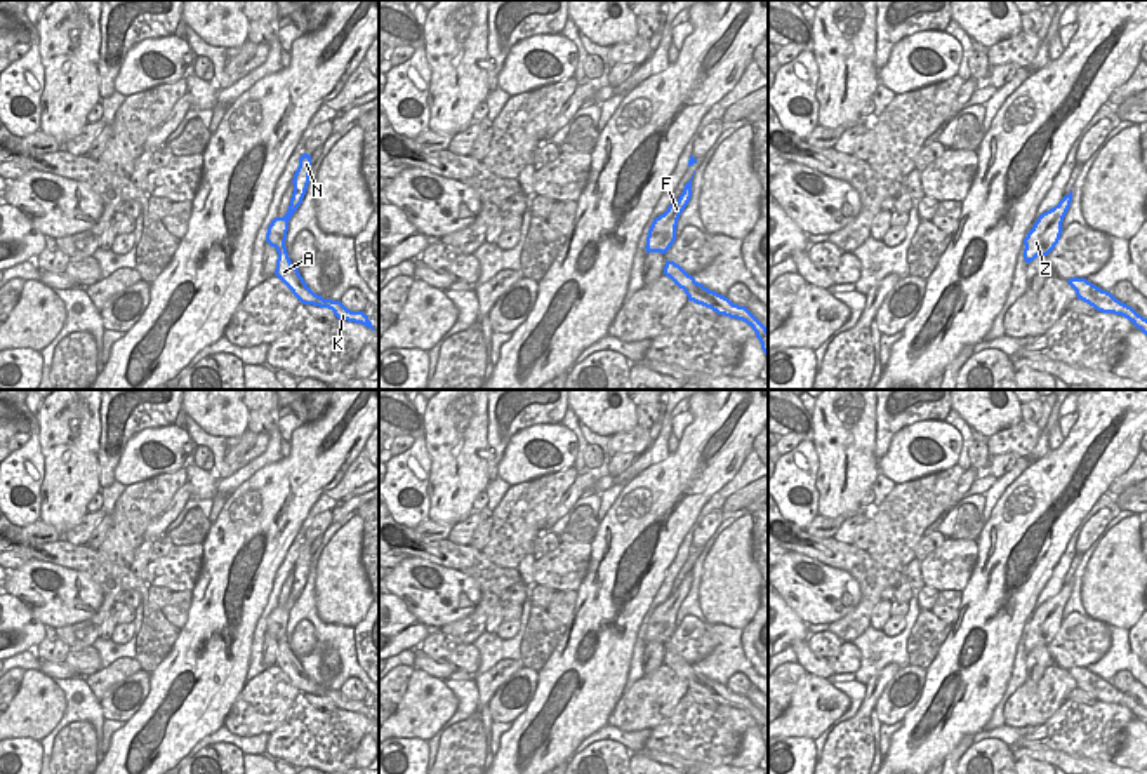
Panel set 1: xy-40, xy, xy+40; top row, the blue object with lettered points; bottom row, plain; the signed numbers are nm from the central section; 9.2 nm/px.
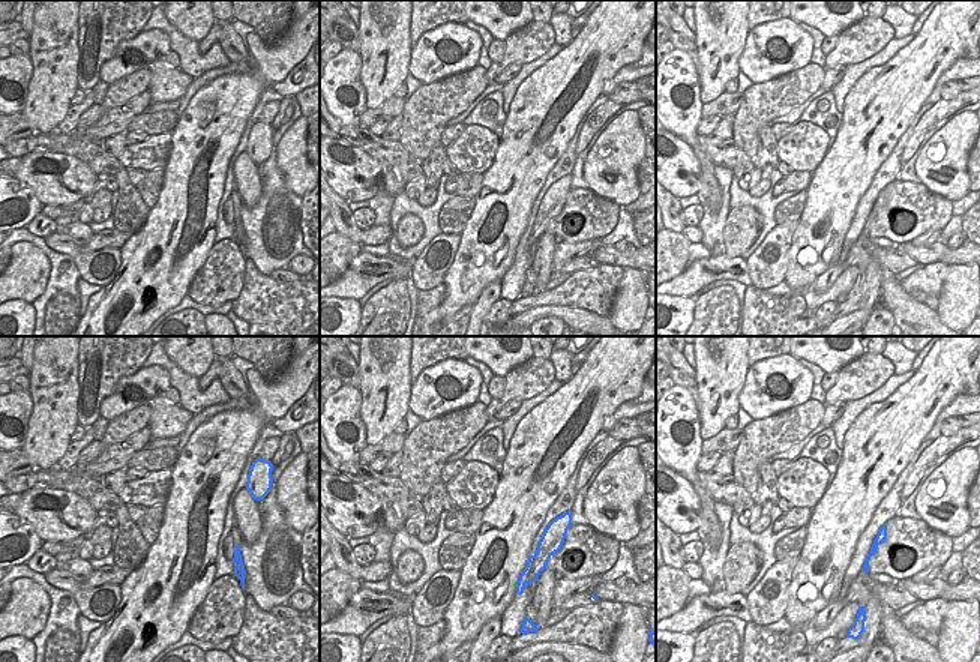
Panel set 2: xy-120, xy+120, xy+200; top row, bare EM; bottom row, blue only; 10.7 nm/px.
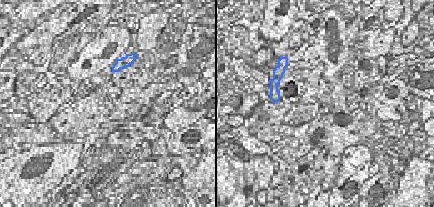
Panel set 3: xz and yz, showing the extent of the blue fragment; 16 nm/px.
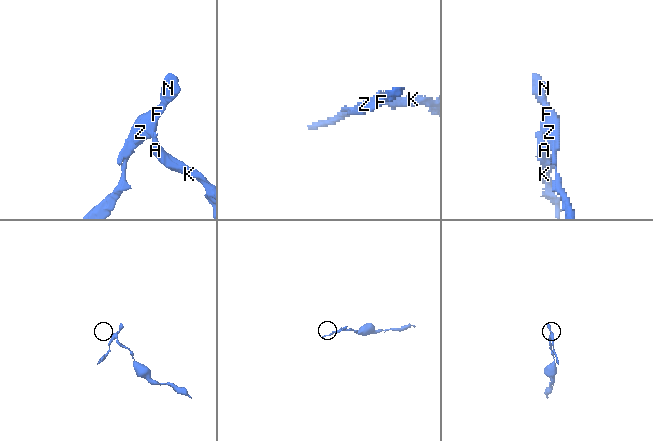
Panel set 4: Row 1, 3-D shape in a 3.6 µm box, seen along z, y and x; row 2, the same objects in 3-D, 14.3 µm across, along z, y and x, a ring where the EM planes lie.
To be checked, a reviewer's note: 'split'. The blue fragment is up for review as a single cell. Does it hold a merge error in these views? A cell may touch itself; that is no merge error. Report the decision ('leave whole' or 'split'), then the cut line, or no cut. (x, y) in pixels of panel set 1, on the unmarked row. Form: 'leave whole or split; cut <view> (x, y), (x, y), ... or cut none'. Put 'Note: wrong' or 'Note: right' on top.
Note: right
split; cut xy-40 (282, 620), (273, 635)

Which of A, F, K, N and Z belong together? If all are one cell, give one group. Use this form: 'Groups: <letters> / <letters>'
Groups: A K / F N Z

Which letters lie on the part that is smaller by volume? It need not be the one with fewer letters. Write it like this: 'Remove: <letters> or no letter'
Remove: F, N, Z

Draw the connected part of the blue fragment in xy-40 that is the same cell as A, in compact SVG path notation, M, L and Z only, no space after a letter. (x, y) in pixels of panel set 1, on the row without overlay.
M280 621L280 628L275 631L275 638L278 642L275 664L292 680L292 684L302 694L328 697L339 710L361 713L375 720L363 701L351 701L341 691L323 689L308 677L299 659L292 654L288 647L287 637L283 635L283 621Z

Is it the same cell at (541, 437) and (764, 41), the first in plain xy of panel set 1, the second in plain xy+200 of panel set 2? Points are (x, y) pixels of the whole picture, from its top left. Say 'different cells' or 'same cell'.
same cell

